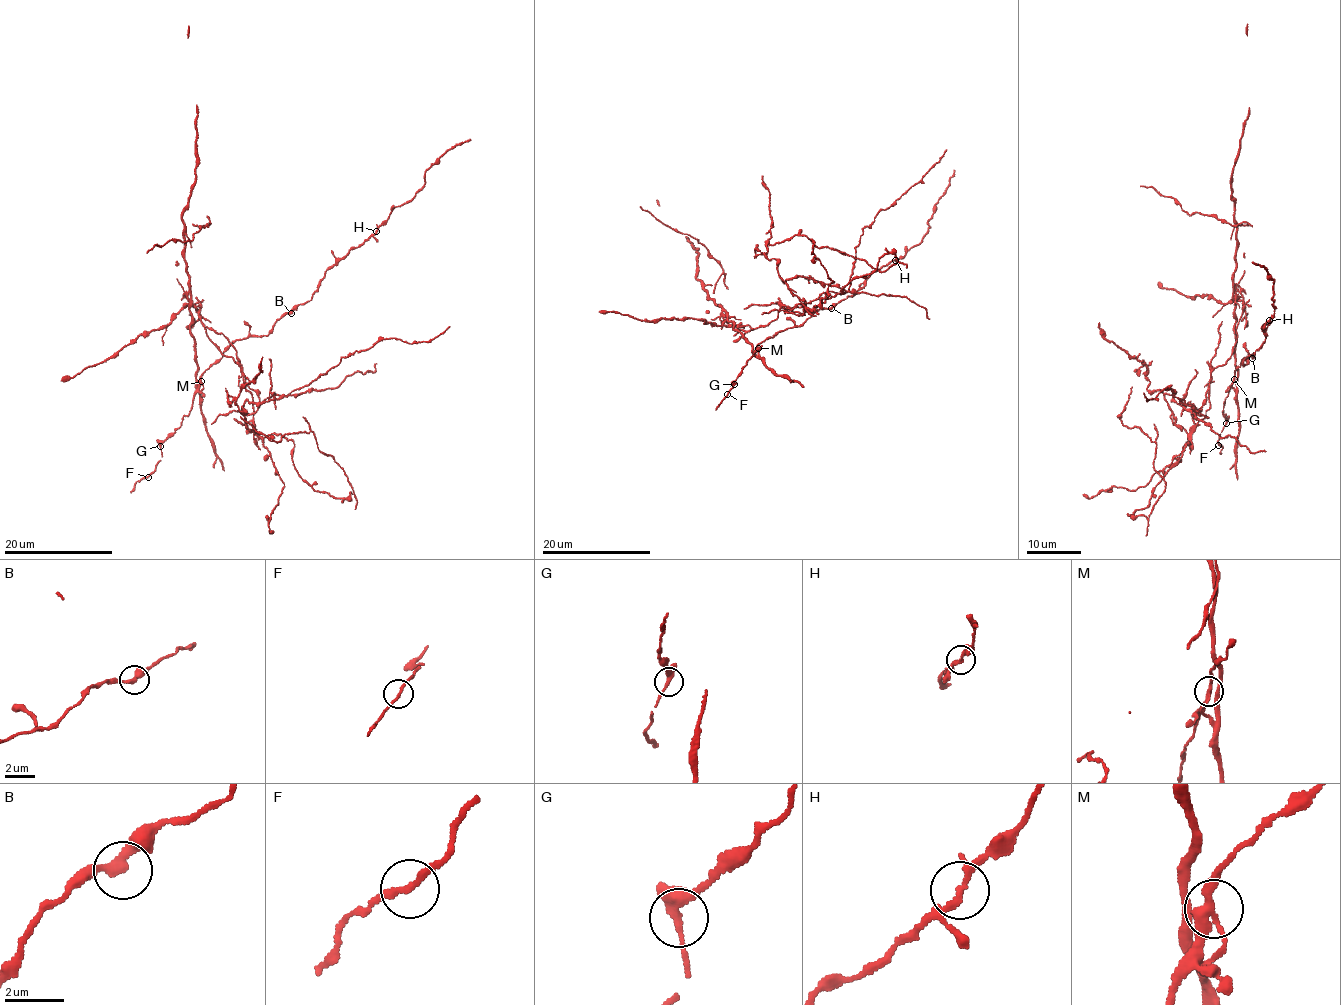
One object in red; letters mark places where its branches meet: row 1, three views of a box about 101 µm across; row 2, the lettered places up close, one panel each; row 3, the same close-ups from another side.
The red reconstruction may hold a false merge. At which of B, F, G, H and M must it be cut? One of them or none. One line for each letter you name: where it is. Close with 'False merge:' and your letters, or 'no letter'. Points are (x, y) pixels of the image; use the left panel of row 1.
M: at (201, 381)
False merge: M

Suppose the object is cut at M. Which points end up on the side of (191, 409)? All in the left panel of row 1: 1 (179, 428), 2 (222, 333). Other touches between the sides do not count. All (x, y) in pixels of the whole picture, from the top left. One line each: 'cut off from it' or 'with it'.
1: with it
2: cut off from it

